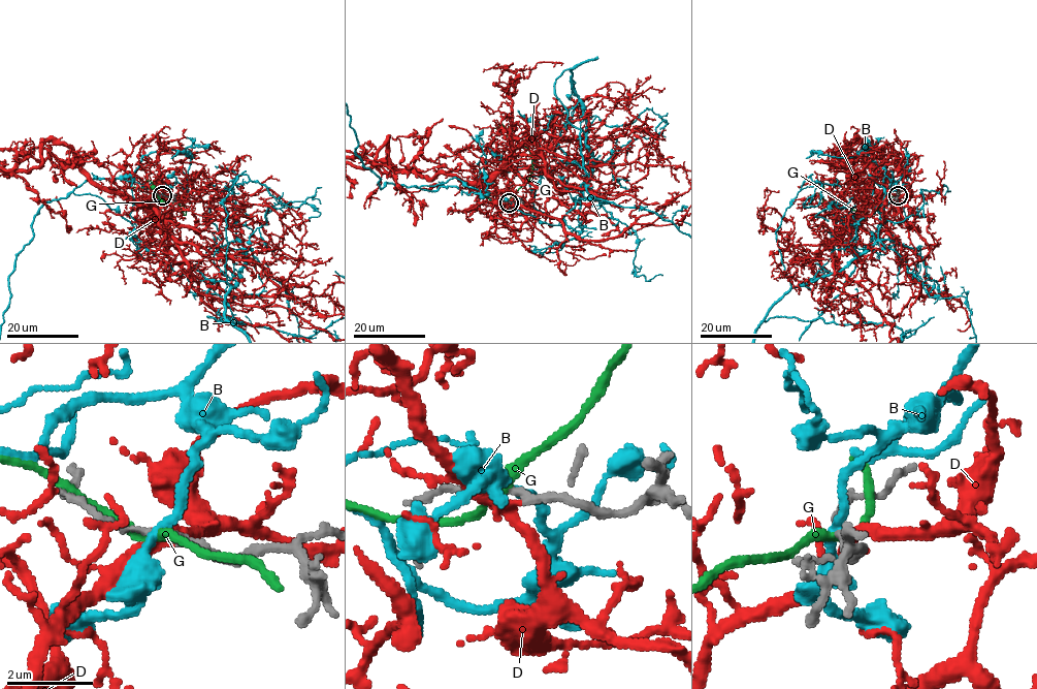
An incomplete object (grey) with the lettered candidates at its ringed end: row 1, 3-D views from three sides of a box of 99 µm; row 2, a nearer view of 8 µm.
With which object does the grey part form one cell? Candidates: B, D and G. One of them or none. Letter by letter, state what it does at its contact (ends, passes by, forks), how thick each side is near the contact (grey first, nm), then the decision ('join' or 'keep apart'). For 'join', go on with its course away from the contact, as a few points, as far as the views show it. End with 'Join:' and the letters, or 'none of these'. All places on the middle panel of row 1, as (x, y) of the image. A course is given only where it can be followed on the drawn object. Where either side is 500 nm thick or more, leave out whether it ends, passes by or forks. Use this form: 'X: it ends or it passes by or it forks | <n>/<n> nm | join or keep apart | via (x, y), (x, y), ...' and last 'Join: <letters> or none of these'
B: it passes by | 150/260 nm | keep apart
D: it passes by | 160/280 nm | join
G: it passes by | 150/200 nm | keep apart
Join: D

